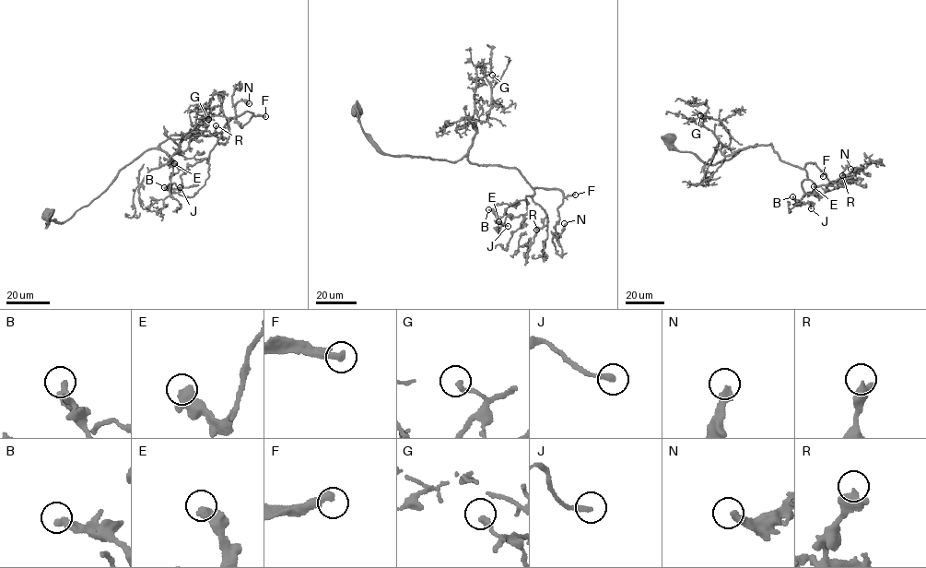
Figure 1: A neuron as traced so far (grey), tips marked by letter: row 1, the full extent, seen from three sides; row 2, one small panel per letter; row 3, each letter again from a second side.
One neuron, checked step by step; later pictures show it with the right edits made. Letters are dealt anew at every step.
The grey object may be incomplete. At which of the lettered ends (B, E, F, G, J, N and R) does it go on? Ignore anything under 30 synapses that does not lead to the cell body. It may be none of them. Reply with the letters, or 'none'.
F

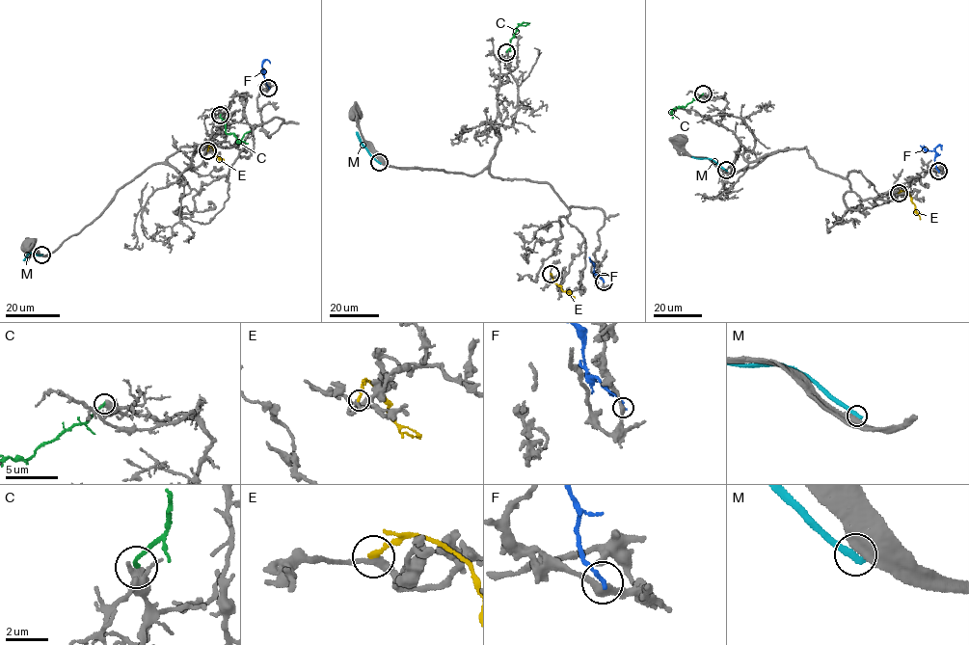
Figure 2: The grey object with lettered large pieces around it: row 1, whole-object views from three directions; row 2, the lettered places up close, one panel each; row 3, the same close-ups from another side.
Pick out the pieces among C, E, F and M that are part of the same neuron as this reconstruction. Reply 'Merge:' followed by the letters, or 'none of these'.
Merge: none of these

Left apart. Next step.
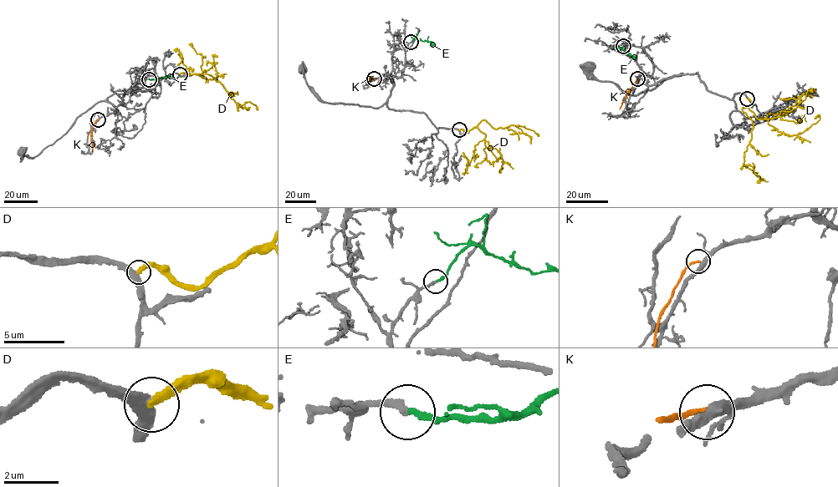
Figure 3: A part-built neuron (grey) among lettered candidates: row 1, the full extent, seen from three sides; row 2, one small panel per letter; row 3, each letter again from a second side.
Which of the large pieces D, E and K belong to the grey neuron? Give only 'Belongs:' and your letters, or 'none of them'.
Belongs: E

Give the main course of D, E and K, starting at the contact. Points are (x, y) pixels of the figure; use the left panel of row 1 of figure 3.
D: (180, 74), (208, 73), (222, 84), (237, 106), (250, 102), (257, 110)
E: (149, 79), (172, 76)
K: (98, 119), (91, 132), (93, 150)

